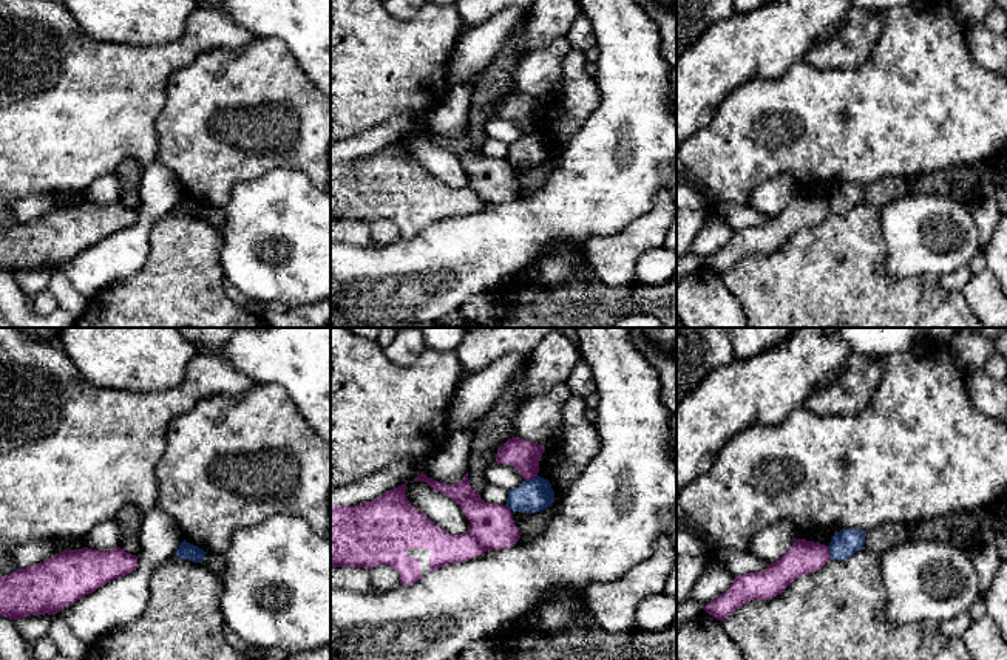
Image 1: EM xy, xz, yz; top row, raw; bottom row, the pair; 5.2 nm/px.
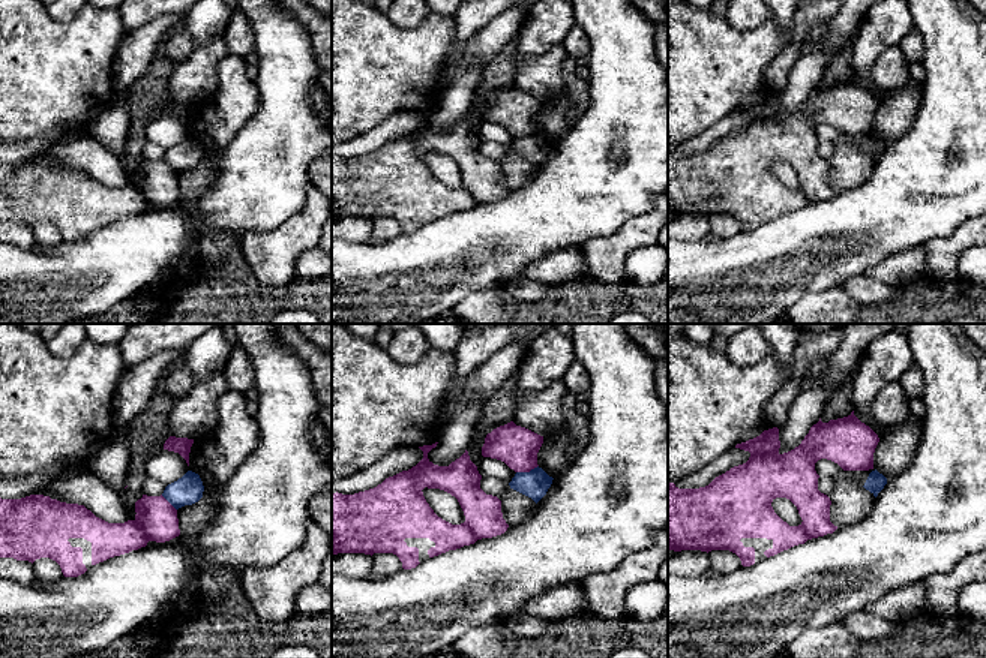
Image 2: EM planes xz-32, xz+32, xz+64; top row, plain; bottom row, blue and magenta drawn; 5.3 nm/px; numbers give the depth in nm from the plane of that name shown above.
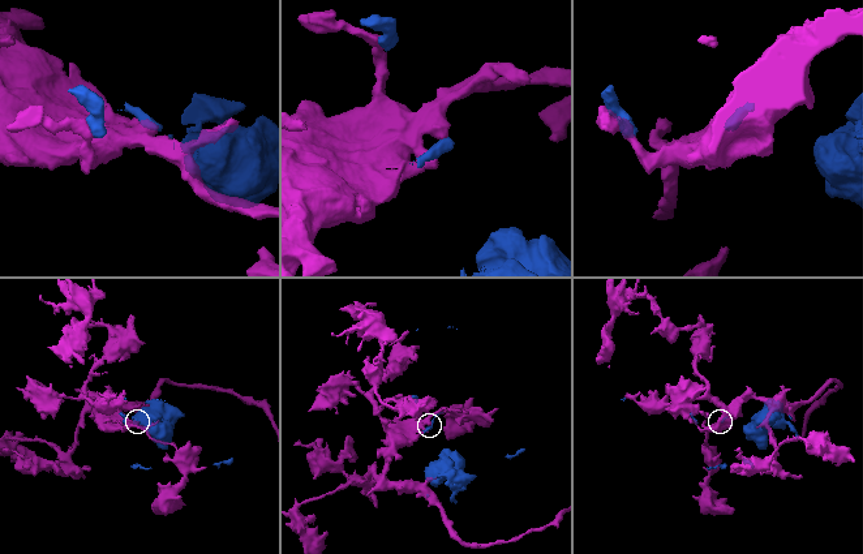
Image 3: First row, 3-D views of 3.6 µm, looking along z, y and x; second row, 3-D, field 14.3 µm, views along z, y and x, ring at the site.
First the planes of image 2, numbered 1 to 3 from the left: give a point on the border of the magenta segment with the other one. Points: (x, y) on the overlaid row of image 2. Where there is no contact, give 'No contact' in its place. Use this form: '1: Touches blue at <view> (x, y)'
1: Touches blue at xz-32 (168, 501)
2: Touches blue at xz+32 (527, 472)
3: No contact

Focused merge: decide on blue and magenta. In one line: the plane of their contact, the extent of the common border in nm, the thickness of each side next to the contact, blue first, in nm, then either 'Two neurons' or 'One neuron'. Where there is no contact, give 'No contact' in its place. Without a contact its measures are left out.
Touches blue in yz. Shared border 80 nm. Thickness 140 nm (blue) against 180 nm. Two neurons

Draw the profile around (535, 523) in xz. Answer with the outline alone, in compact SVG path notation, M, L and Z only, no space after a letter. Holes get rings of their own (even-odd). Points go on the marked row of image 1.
M547 507L541 512L531 513L525 518L520 529L520 538L528 539L544 530L547 521L550 519L551 509Z

